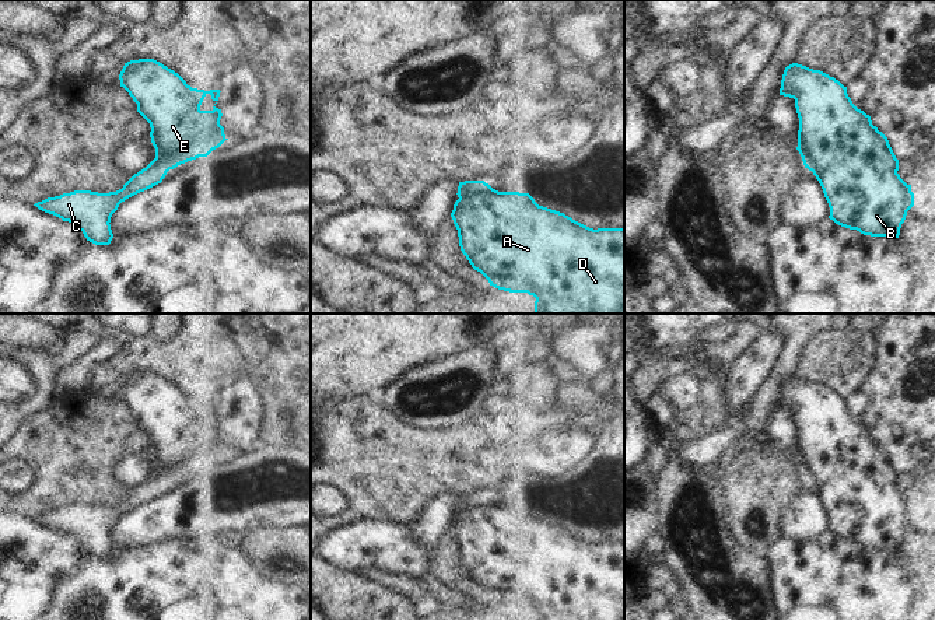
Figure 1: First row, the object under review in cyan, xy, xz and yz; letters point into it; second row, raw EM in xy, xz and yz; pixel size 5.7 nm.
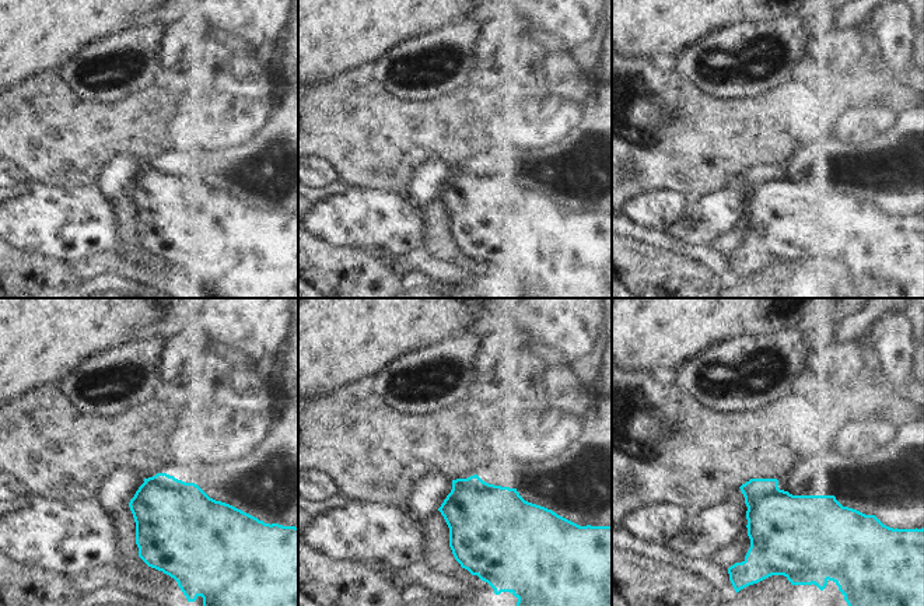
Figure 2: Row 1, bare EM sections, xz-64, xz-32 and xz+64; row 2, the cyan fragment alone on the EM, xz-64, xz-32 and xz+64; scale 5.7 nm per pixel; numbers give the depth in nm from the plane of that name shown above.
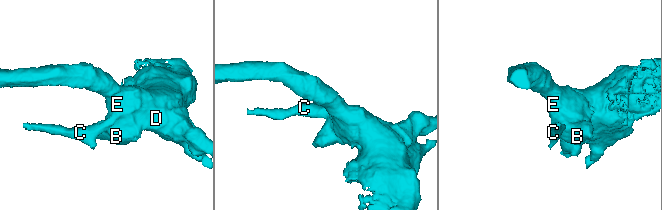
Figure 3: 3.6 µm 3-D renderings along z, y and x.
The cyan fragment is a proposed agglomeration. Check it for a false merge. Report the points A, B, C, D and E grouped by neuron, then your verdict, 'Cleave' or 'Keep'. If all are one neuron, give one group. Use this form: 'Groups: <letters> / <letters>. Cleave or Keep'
Groups: A B D E / C. Cleave

